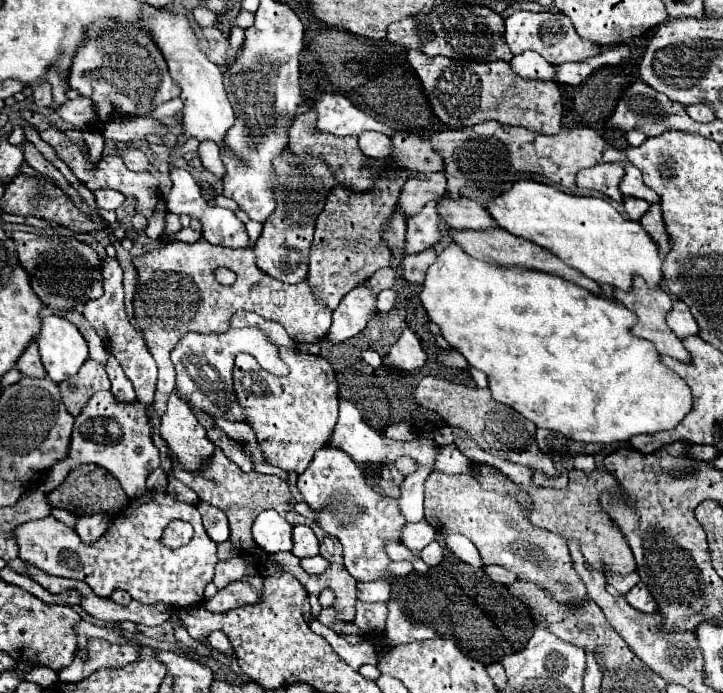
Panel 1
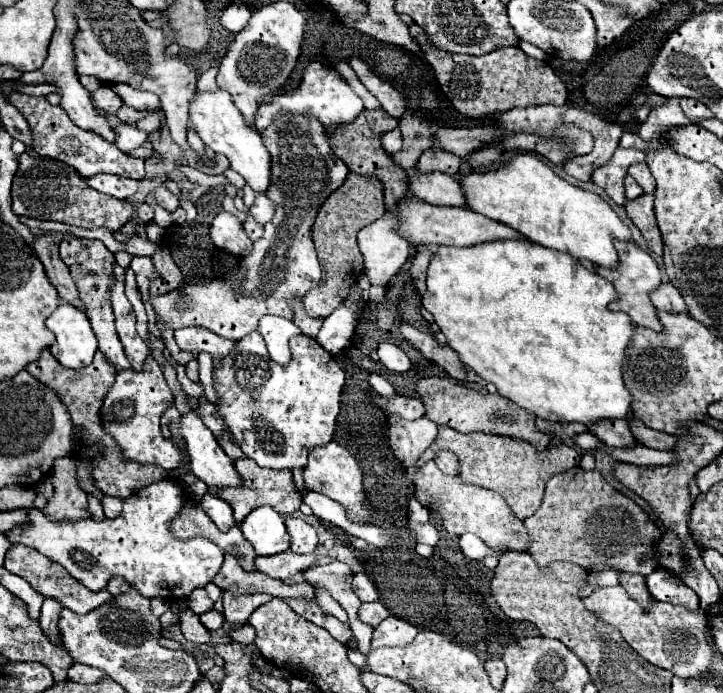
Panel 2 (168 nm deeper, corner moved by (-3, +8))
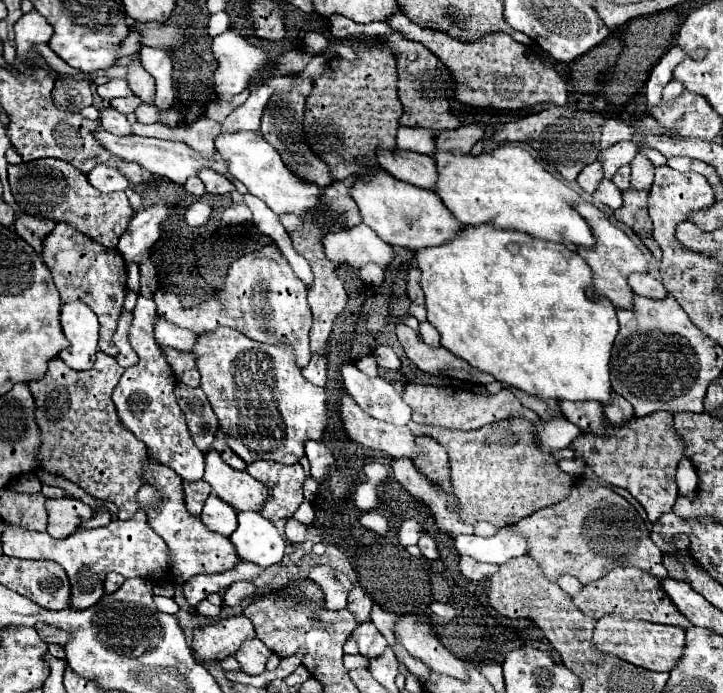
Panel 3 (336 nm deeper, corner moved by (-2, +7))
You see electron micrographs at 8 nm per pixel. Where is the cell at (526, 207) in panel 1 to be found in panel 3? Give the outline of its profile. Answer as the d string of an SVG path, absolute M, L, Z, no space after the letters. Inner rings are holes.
M505 144L479 156L439 152L433 154L433 158L439 170L437 196L459 222L471 226L491 224L539 240L583 246L587 250L595 246L595 236L587 220L575 210L575 202L581 200L579 192L551 176L521 146Z

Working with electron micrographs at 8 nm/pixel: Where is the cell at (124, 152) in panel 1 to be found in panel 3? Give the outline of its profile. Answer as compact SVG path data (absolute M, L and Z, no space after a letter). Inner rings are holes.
M105 108L101 112L101 122L115 136L131 136L133 134L129 120L123 114L119 114L117 110L113 110L113 108Z

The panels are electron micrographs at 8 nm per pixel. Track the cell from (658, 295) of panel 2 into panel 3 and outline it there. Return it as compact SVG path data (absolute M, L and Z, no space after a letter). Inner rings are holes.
M631 274L629 276L629 284L631 284L635 294L645 296L645 298L663 300L667 296L665 286L659 280L655 280L653 276L649 276L649 274Z

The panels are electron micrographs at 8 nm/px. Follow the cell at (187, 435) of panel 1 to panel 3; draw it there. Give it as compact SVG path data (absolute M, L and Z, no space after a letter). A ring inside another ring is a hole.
M213 448L205 452L203 480L209 482L213 492L235 510L259 510L267 498L267 488L259 480L247 472L231 470Z

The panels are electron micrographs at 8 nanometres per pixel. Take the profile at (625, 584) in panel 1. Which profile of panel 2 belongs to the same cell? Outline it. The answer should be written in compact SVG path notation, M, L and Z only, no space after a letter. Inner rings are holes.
M618 573L618 583L626 589L630 599L638 601L644 609L654 605L654 599L652 599L652 595L648 593L648 587L646 587L646 577L632 575L632 573Z

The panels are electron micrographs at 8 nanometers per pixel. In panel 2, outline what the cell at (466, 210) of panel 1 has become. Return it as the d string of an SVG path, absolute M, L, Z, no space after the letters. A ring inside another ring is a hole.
M410 171L408 177L410 195L428 201L432 205L448 205L448 207L466 207L466 199L462 195L460 183L456 177L434 171L434 173L418 173Z

